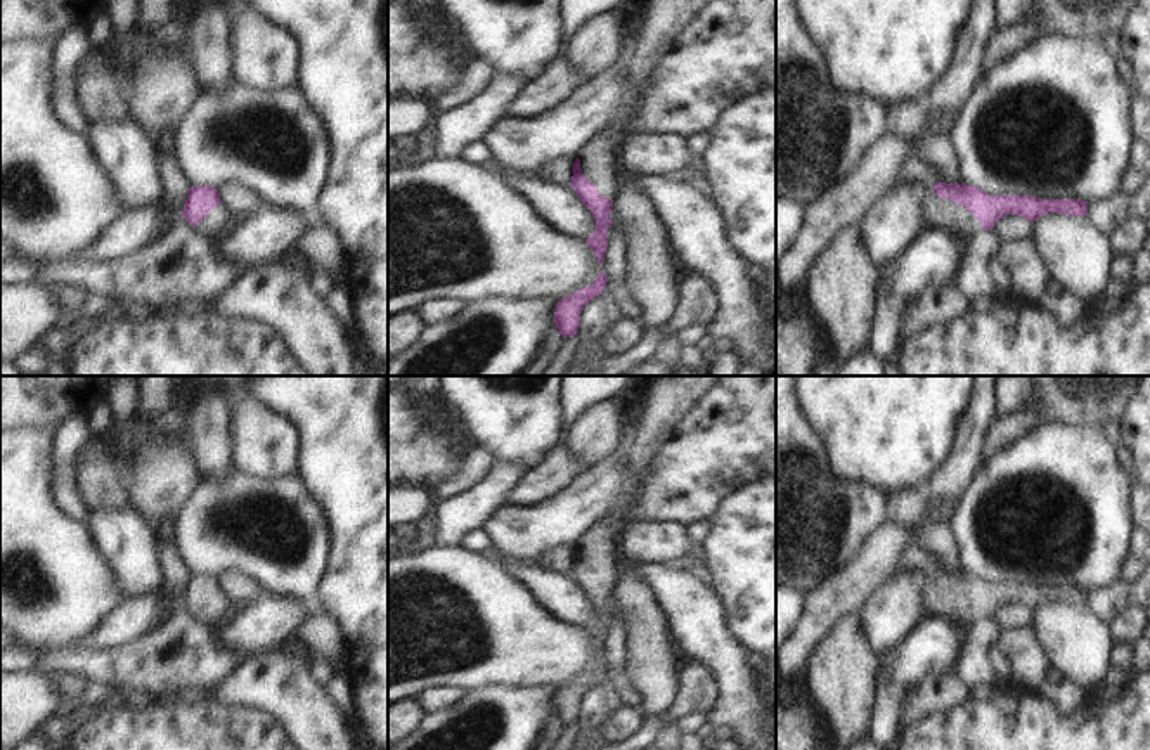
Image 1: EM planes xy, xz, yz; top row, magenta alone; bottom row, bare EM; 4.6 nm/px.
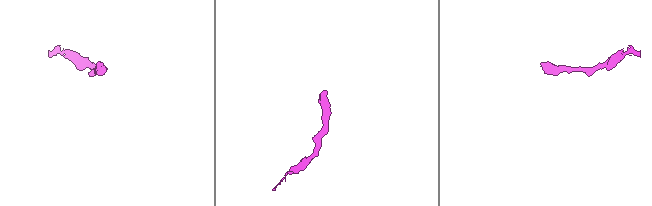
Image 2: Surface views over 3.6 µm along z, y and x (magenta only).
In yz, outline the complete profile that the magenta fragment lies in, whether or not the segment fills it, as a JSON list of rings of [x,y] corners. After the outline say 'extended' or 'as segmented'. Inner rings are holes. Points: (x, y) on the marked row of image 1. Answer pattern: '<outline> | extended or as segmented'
[[[939,182],[927,187],[925,215],[930,229],[946,230],[956,237],[972,237],[992,230],[1006,215],[1020,215],[1029,222],[1046,213],[1086,217],[1088,204],[1081,199],[1039,199],[1036,196],[989,196],[966,184]]] | extended

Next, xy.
[[[210,185],[191,187],[182,217],[203,236],[216,234],[230,211],[222,204],[220,192]]] | extended

